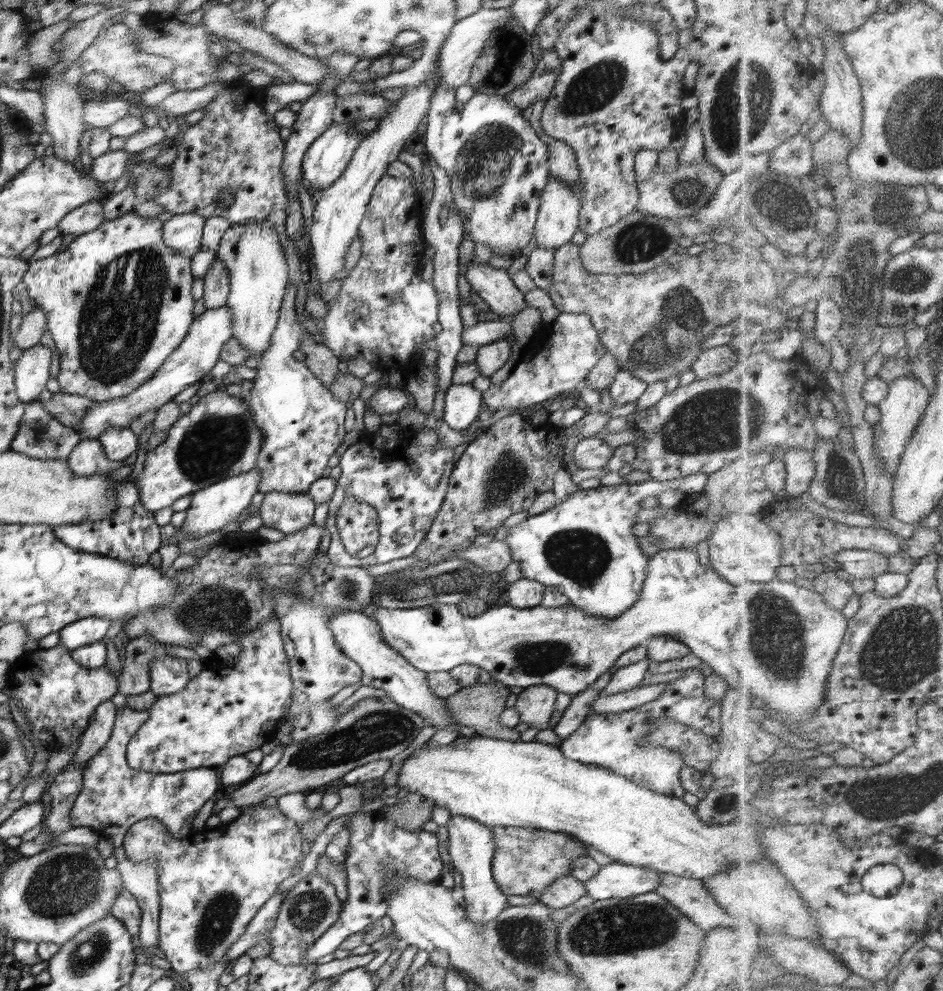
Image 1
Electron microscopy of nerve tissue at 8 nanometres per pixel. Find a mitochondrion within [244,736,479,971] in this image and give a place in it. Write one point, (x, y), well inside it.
(308, 910)

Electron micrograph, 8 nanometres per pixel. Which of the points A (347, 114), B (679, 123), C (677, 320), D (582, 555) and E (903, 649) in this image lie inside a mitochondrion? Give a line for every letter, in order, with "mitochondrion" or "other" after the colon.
A: other
B: other
C: mitochondrion
D: mitochondrion
E: mitochondrion

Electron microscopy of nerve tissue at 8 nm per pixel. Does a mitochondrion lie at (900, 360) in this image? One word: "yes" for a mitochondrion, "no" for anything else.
no

